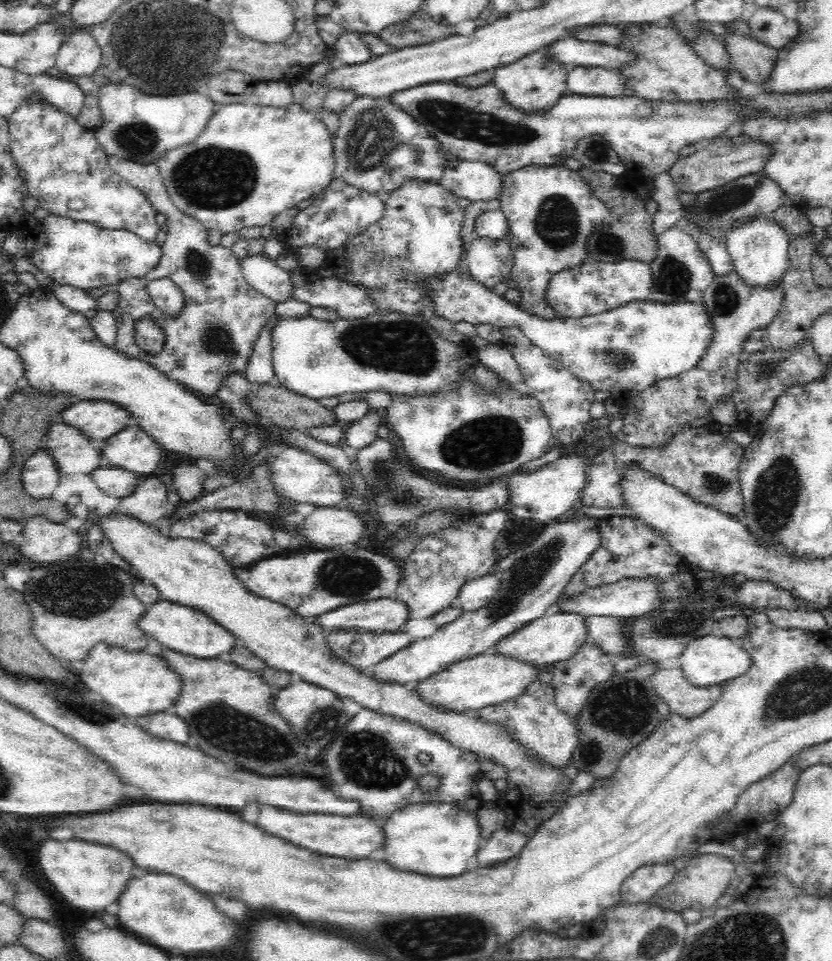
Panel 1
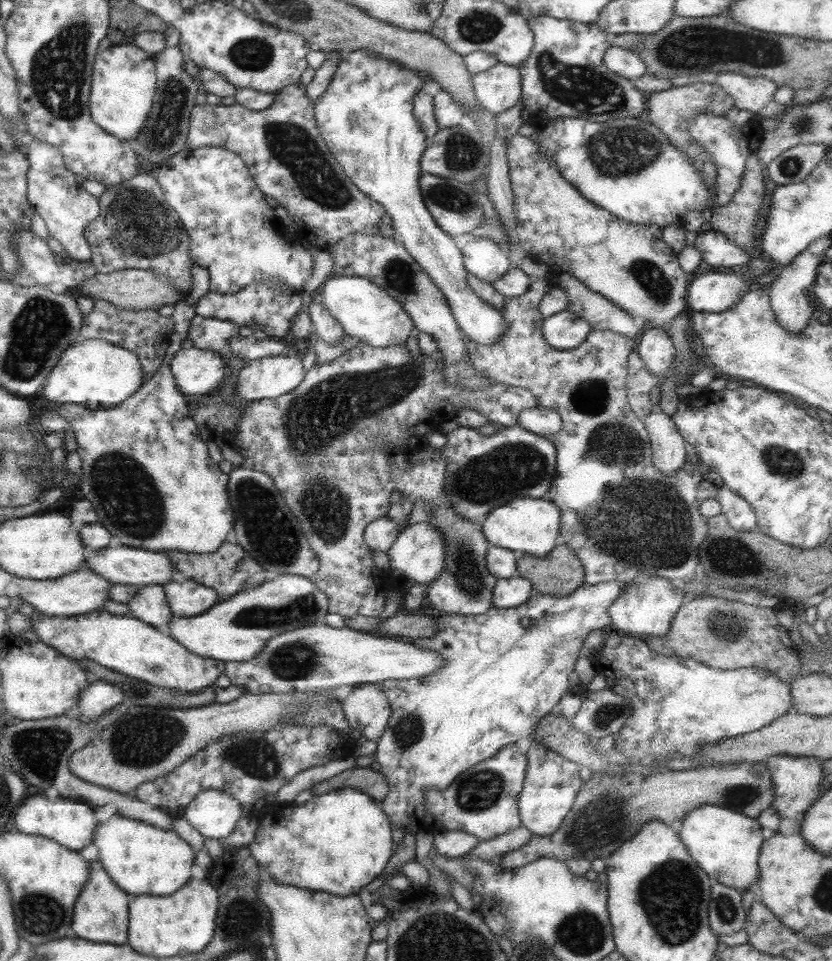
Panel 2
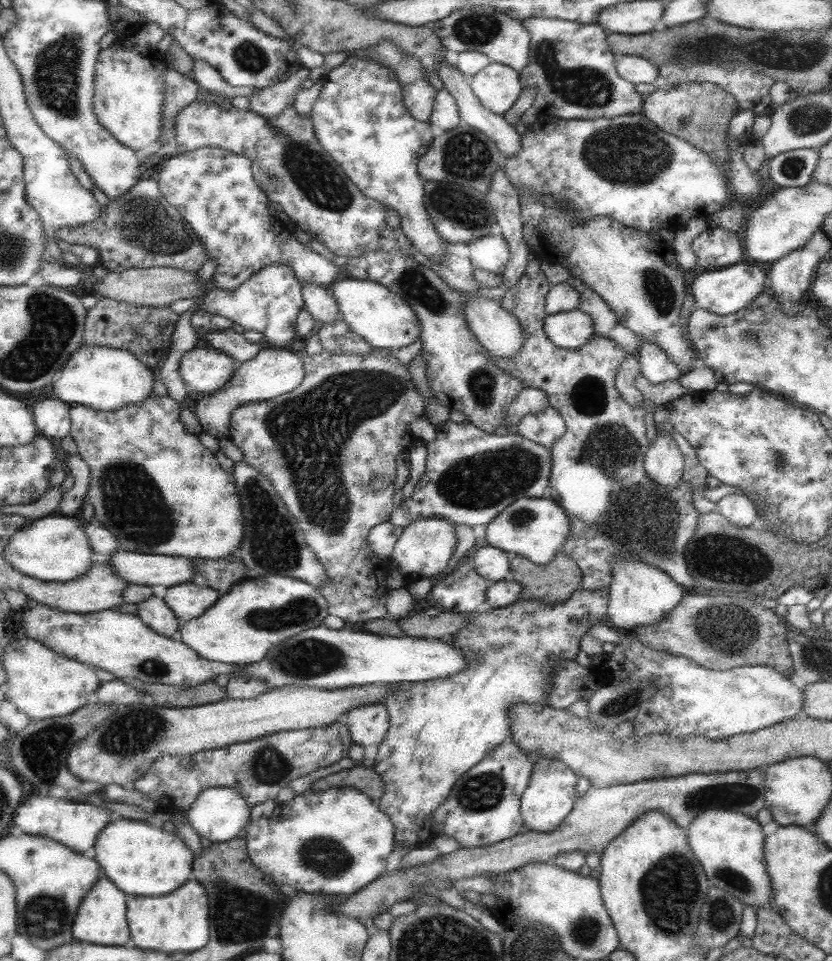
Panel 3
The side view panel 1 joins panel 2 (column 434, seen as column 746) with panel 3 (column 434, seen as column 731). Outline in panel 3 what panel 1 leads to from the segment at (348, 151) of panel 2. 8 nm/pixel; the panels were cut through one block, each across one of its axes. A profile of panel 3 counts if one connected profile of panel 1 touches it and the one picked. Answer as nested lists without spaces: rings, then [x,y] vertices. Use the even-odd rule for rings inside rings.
[[[347,58],[343,64],[333,68],[321,80],[323,80],[321,92],[317,100],[313,102],[311,114],[309,114],[309,120],[313,124],[313,134],[319,146],[337,162],[343,174],[355,184],[355,188],[363,196],[381,202],[383,206],[387,206],[387,210],[391,208],[401,216],[399,230],[403,230],[403,234],[409,238],[409,242],[417,248],[419,254],[443,256],[447,242],[439,238],[439,234],[435,232],[427,216],[427,210],[423,206],[425,180],[417,174],[417,160],[427,152],[433,140],[431,126],[411,118],[411,114],[403,106],[399,82],[383,66],[377,66],[367,60],[359,60],[359,58]]]

